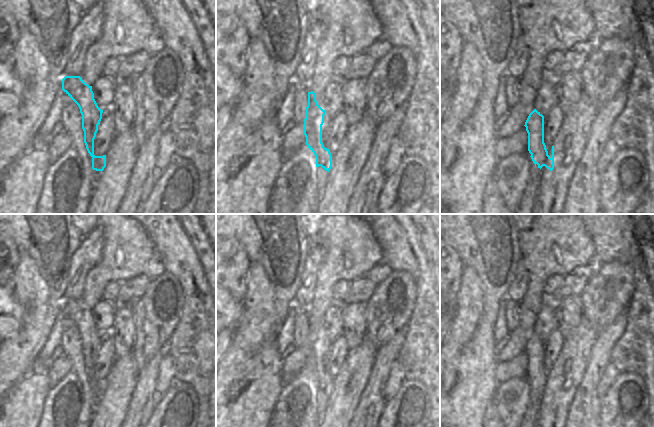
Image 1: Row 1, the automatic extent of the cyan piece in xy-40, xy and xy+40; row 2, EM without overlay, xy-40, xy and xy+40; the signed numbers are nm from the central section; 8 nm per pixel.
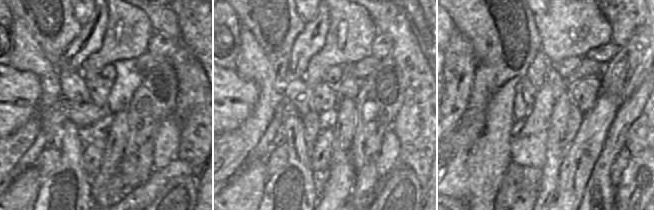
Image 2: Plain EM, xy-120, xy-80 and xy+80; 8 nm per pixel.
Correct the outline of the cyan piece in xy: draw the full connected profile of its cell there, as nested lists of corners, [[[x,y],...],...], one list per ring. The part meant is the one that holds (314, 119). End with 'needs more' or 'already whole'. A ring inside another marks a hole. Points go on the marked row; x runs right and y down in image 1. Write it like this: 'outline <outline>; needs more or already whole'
outline [[[314,91],[308,92],[308,105],[304,119],[306,145],[316,157],[316,167],[321,166],[329,172],[332,167],[332,155],[322,143],[322,125],[325,113],[326,110],[318,105]]]; already whole

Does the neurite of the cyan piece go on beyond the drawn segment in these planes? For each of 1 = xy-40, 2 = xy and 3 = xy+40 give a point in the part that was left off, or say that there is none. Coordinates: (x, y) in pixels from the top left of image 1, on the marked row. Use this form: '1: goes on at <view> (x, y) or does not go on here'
1: does not go on here
2: does not go on here
3: does not go on here

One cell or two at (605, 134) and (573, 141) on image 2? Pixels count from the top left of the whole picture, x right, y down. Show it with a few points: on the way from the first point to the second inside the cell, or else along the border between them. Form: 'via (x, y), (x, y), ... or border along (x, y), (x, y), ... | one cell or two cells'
border along (607, 115), (587, 158) | two cells

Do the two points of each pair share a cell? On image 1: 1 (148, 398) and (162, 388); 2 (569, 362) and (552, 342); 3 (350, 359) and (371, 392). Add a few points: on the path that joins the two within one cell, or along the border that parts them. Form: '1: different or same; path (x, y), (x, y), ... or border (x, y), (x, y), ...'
1: different; border (160, 368), (156, 379), (156, 391), (161, 396)
2: different; border (564, 342), (552, 368)
3: different; border (372, 356), (365, 370), (357, 401)

